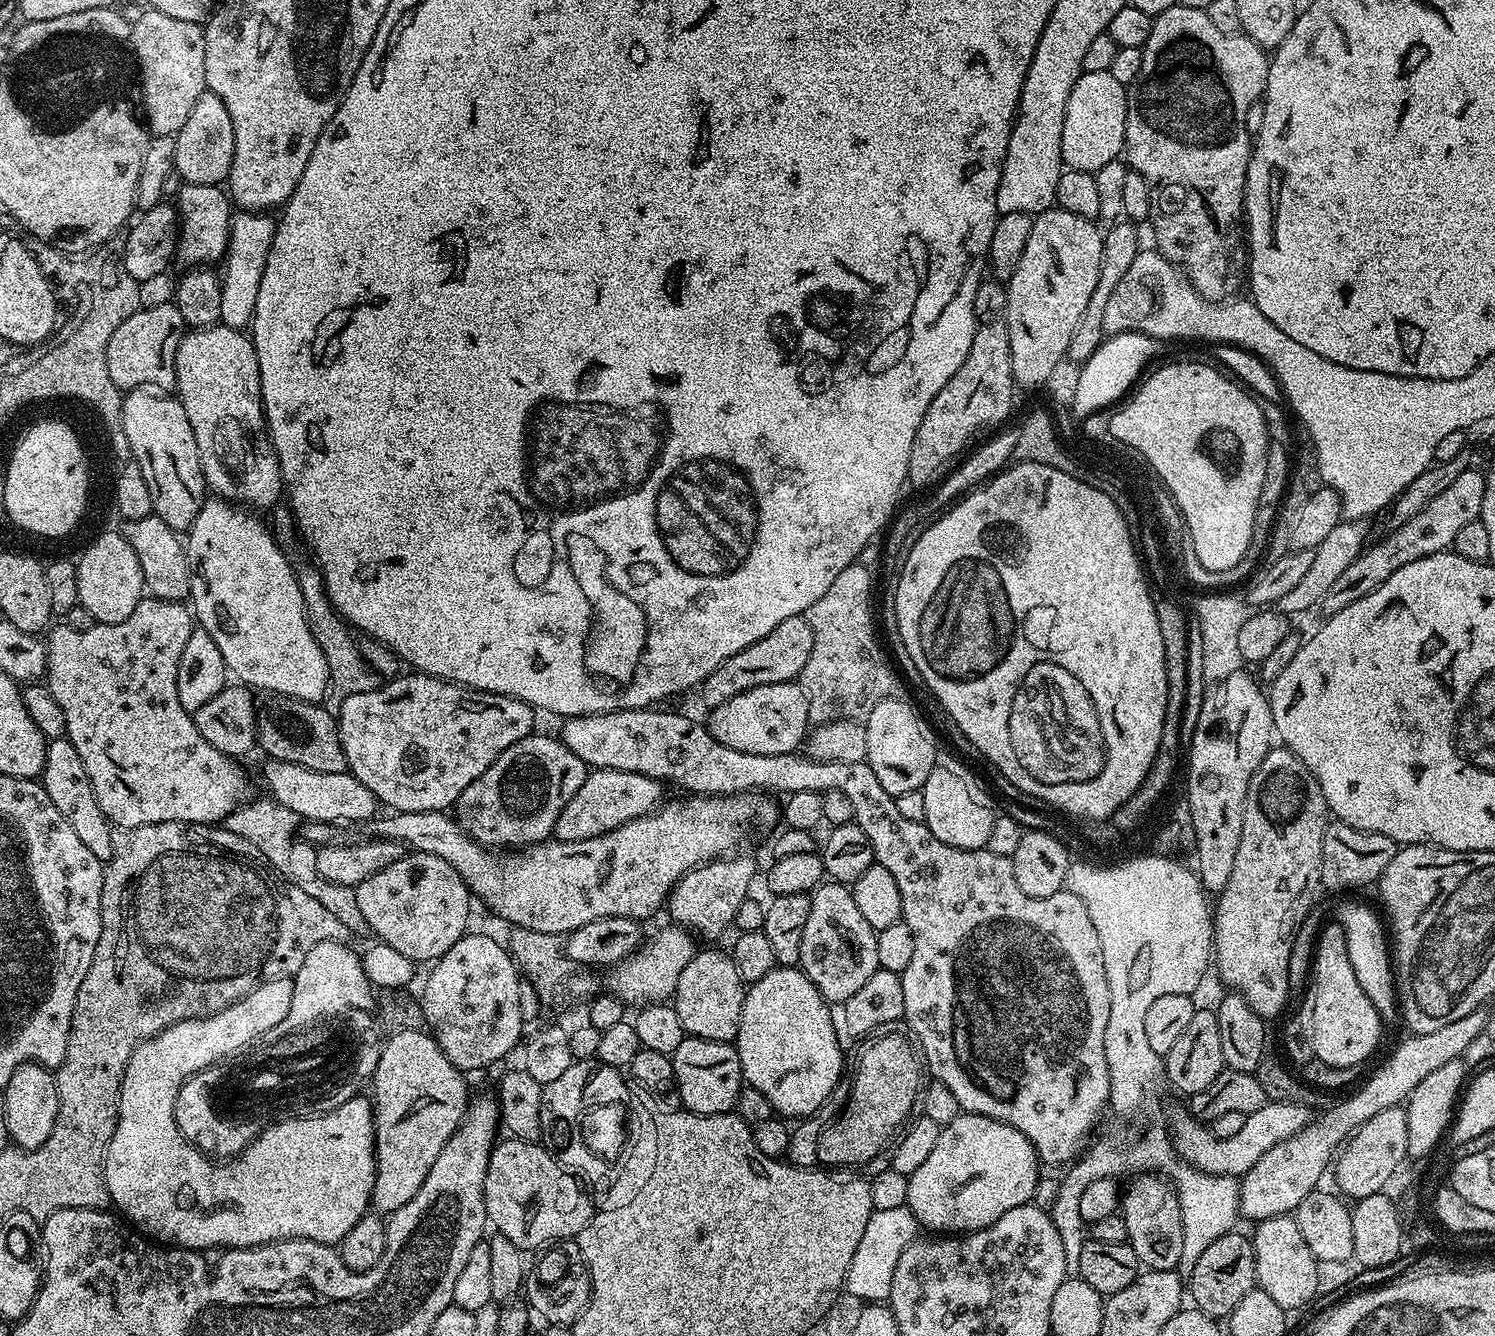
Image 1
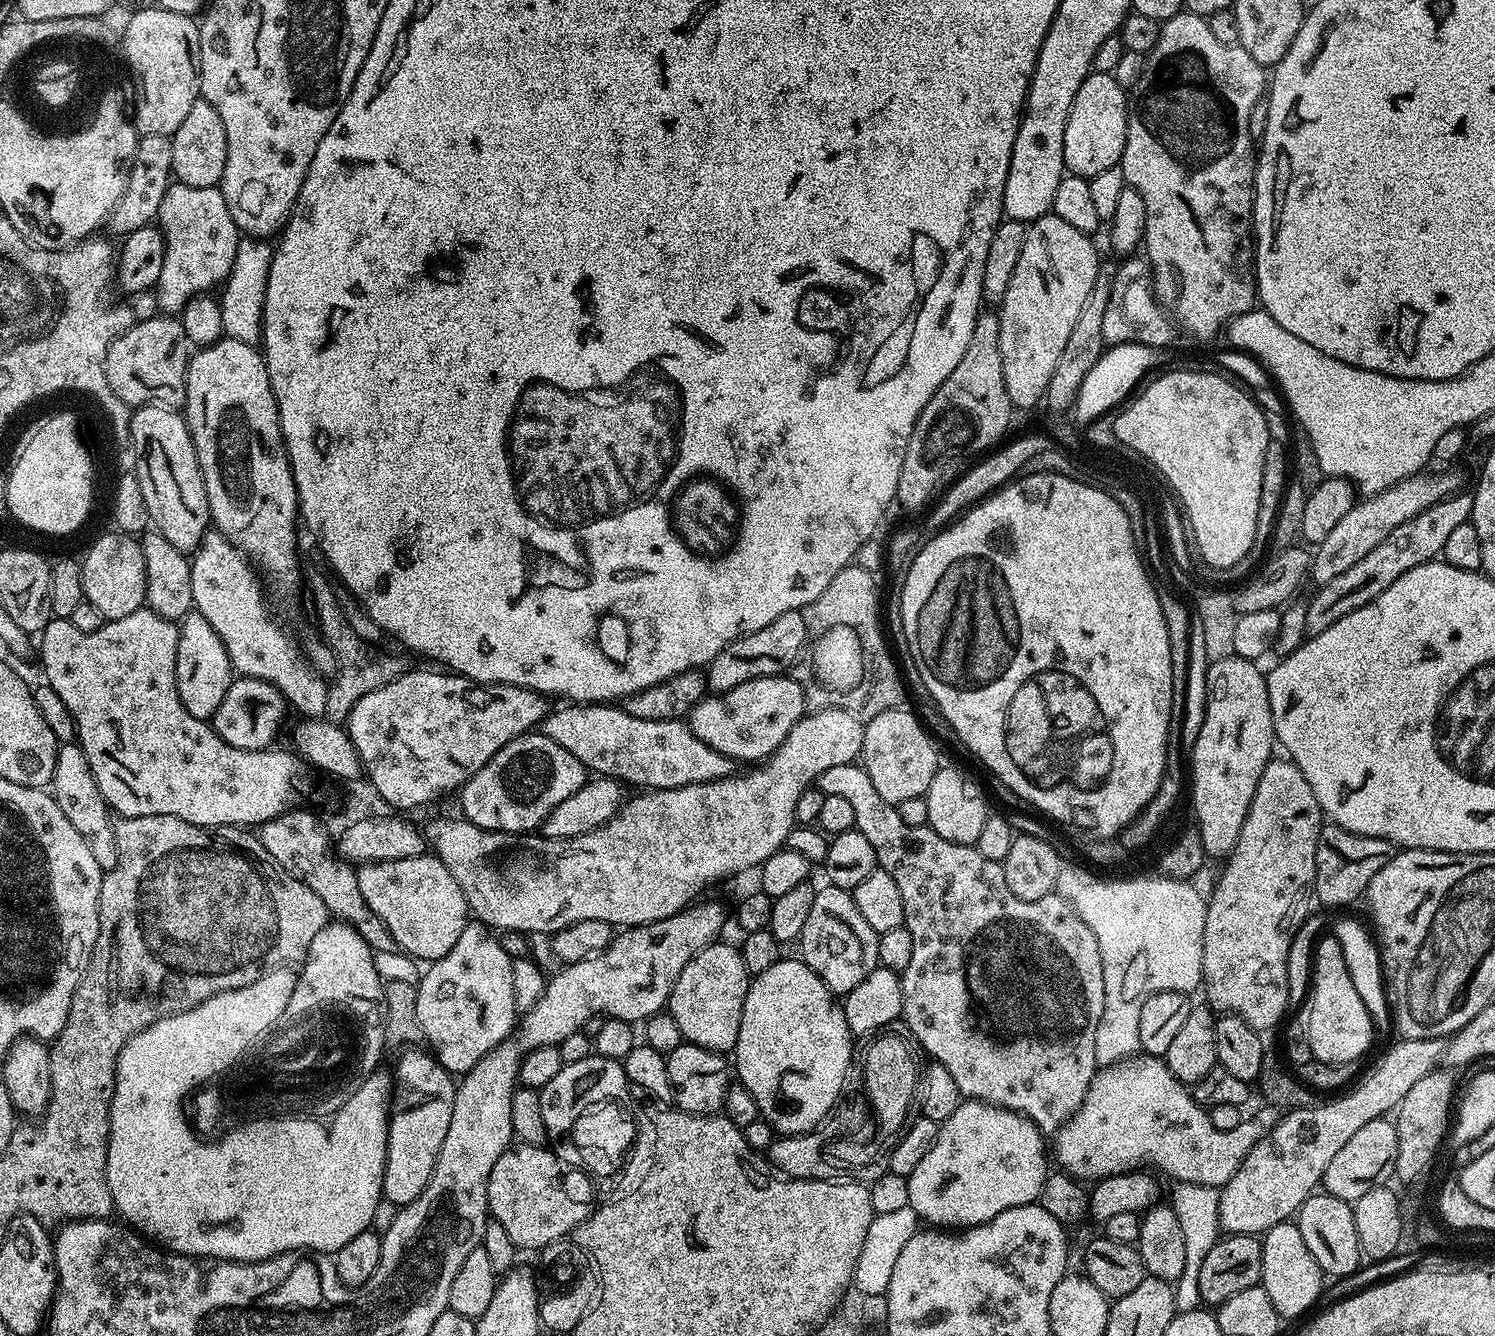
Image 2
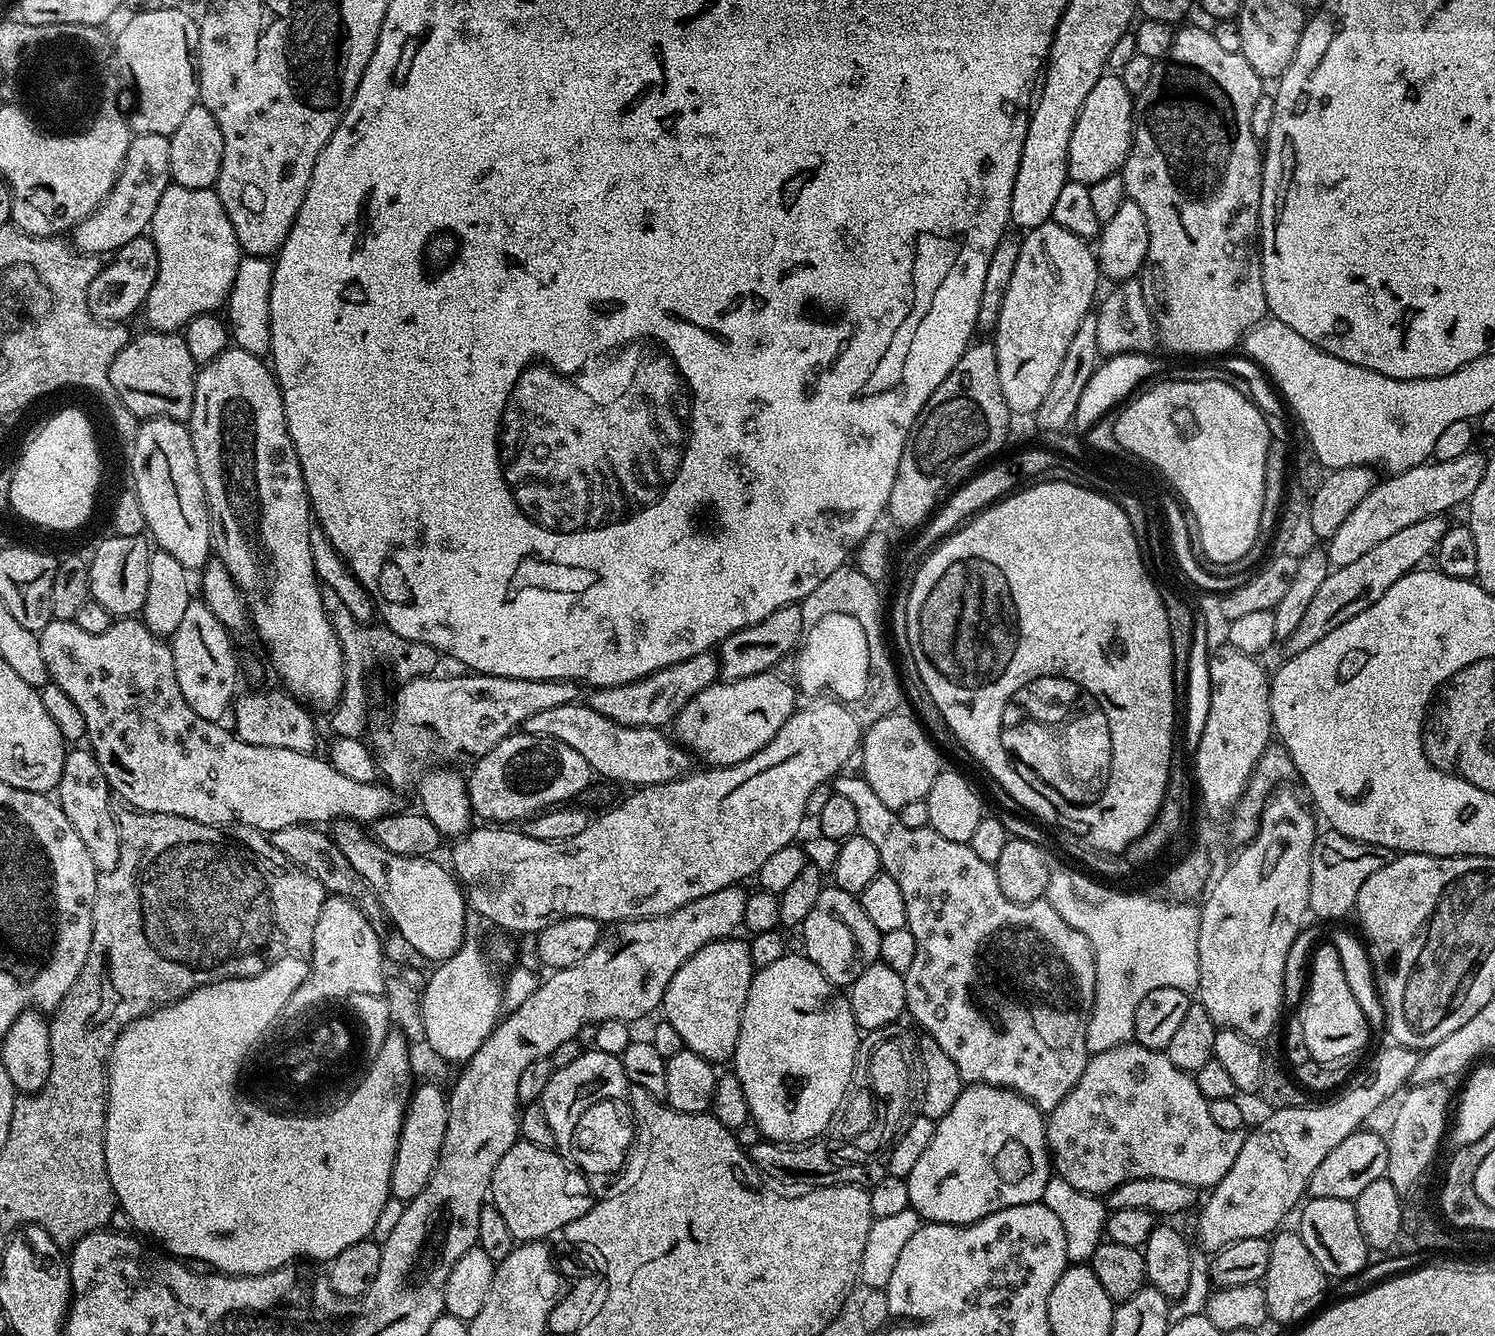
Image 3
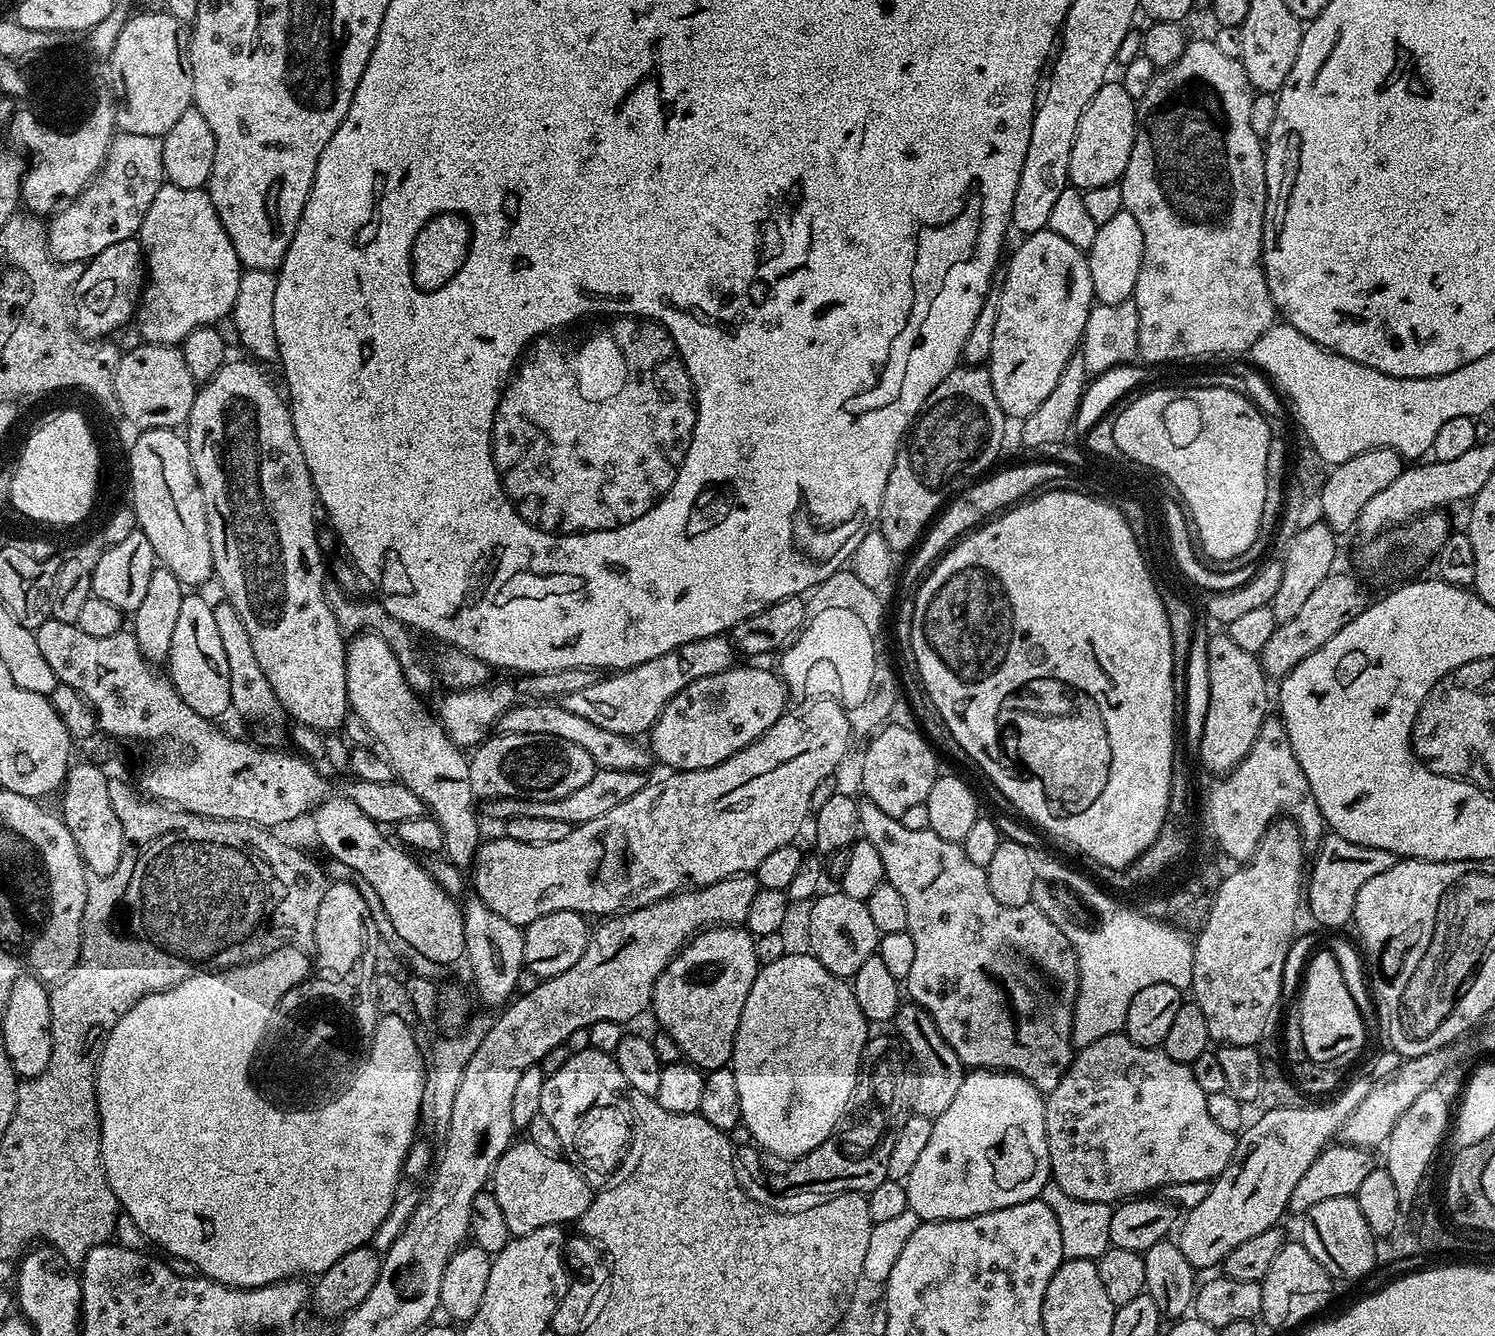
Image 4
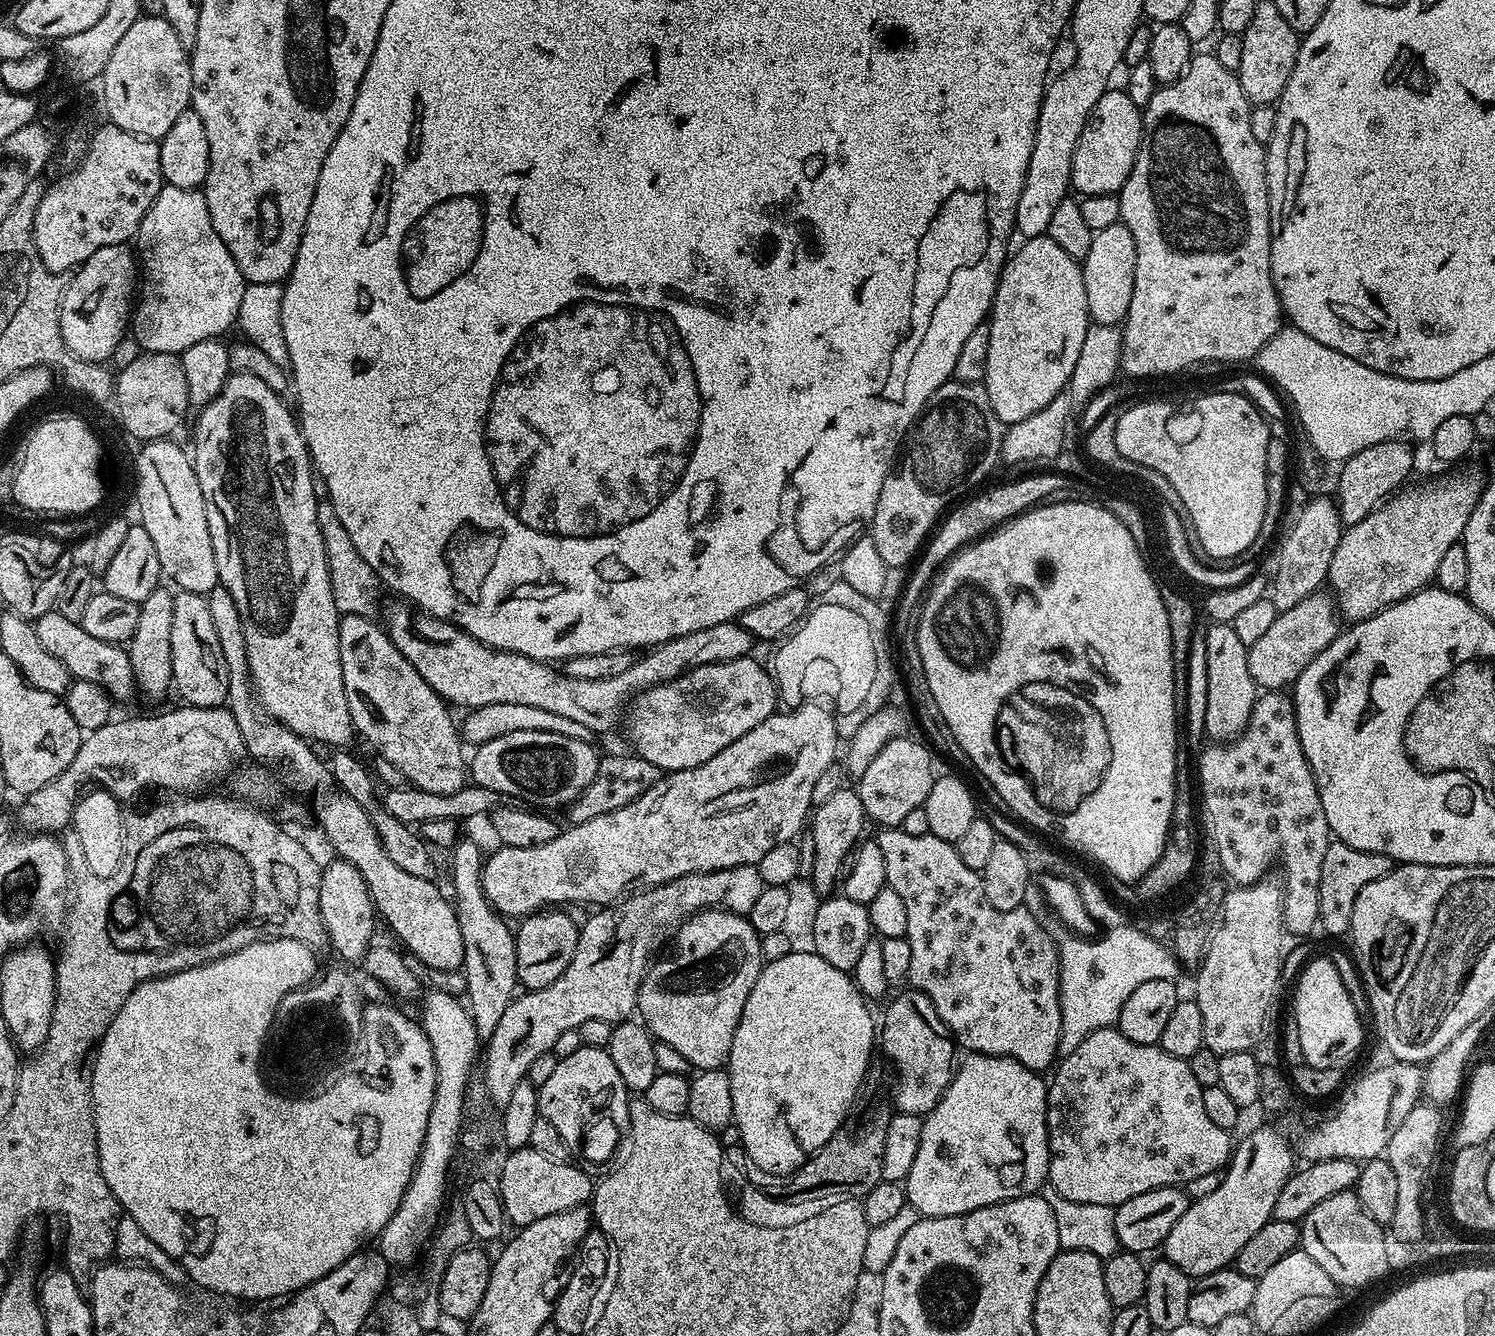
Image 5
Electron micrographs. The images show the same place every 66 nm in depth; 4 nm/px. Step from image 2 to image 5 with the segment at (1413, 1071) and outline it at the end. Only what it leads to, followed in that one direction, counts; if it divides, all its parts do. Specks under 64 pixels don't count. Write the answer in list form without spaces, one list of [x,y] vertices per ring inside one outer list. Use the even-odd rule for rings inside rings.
[[[1256,1128],[1241,1144],[1239,1141],[1218,1190],[1193,1199],[1186,1214],[1182,1214],[1174,1230],[1170,1230],[1162,1245],[1163,1259],[1174,1262],[1178,1270],[1193,1278],[1229,1267],[1238,1250],[1272,1219],[1274,1202],[1278,1202],[1282,1186],[1286,1186],[1294,1171],[1292,1152],[1294,1156],[1293,1145],[1291,1148],[1287,1138],[1276,1128]]]

